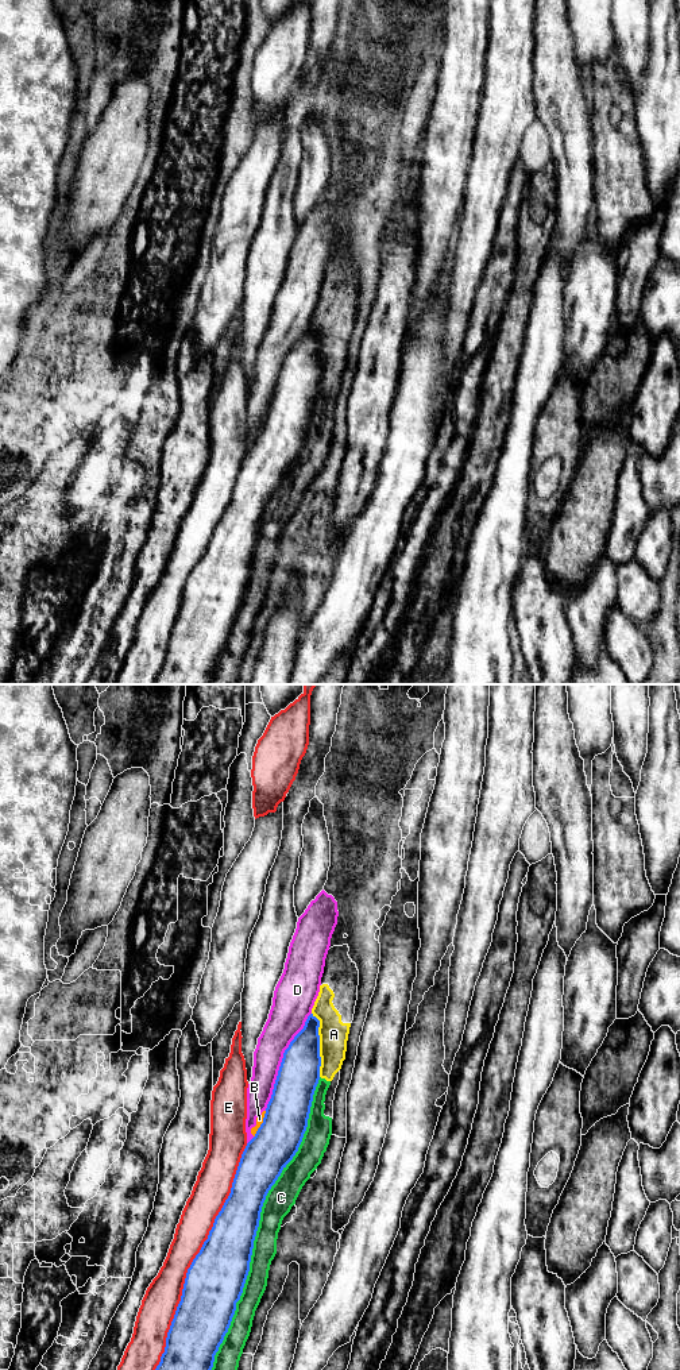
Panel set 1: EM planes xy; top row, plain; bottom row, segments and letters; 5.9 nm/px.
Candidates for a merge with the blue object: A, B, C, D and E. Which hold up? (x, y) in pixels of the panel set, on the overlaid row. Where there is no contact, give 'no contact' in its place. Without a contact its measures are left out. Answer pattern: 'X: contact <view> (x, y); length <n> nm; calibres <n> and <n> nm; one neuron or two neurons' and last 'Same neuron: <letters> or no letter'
A: contact xy (319, 1045); length 380 nm; calibres 240 and 180 nm; two neurons
B: contact xy (261, 1125); length 180 nm; calibres 260 and 50 nm; two neurons
C: contact xy (258, 1223); length 1850 nm; calibres 280 and 170 nm; two neurons
D: contact xy (282, 1061); length 650 nm; calibres 240 and 220 nm; two neurons
E: contact xy (196, 1257); length 1450 nm; calibres 340 and 200 nm; two neurons
Same neuron: no letter

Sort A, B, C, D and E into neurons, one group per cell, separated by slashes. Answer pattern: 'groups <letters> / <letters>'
groups A C / B / D / E

